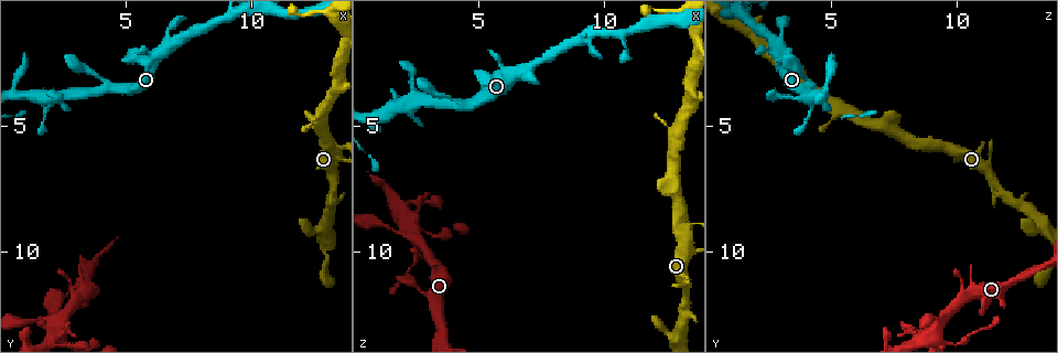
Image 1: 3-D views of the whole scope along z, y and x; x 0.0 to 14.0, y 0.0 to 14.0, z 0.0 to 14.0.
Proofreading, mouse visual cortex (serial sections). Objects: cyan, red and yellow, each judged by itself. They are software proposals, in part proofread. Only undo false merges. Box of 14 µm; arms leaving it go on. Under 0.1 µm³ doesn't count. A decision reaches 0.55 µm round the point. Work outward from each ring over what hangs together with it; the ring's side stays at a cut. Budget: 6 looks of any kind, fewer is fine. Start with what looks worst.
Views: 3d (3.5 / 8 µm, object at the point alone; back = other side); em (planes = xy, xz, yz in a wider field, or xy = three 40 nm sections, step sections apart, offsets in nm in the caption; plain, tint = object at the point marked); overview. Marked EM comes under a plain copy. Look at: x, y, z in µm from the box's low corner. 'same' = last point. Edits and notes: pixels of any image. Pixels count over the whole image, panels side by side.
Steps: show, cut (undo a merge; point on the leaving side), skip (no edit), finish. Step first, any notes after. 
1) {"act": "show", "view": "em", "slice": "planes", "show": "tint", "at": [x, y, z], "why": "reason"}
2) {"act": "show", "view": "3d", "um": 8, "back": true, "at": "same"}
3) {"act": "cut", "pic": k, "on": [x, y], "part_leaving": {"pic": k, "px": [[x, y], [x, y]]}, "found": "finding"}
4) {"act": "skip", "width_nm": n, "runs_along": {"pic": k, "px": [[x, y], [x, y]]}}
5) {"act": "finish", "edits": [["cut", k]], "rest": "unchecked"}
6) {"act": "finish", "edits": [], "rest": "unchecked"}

{"act": "show", "view": "em", "slice": "xy", "step": 1, "show": "tint", "at": [2.5, 3.8, 4.1], "why": "sharp bend"}

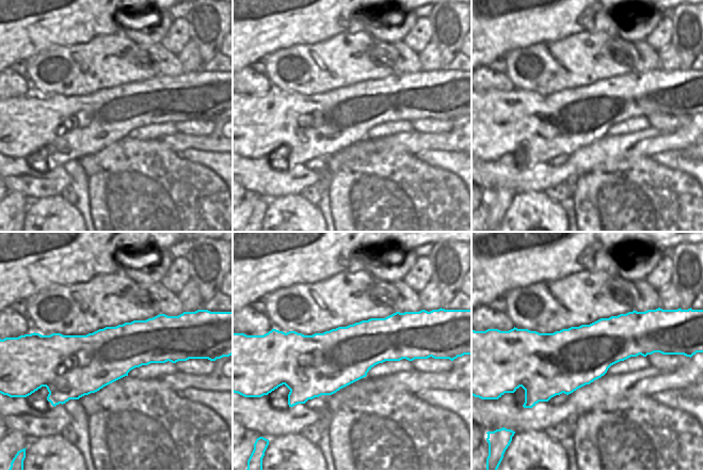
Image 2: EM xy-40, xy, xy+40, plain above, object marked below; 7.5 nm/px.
{"act": "show", "view": "3d", "um": 3.5, "at": "same", "why": "wider look"}

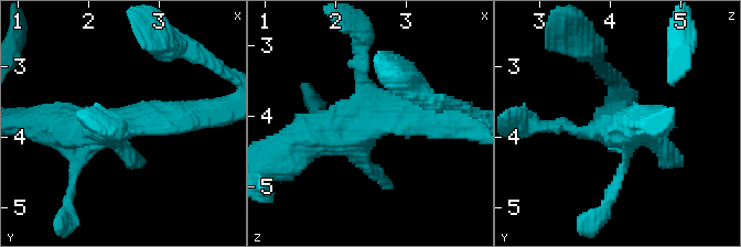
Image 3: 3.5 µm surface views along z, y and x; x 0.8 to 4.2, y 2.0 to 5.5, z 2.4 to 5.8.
{"act": "skip", "runs_along": {"pic": 3, "px": [[446, 124], [385, 117], [303, 142]]}, "found": "one cell here"}

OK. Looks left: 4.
{"act": "show", "view": "3d", "um": 3.5, "at": [12.6, 9.2, 13.2], "why": "abrupt turn"}

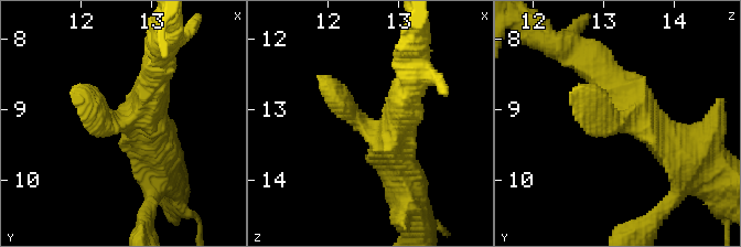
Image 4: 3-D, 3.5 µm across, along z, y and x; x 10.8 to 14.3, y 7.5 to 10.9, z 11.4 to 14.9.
{"act": "show", "view": "em", "slice": "planes", "show": "tint", "at": [12.55, 9.20, 13.30], "why": "need the tissue"}

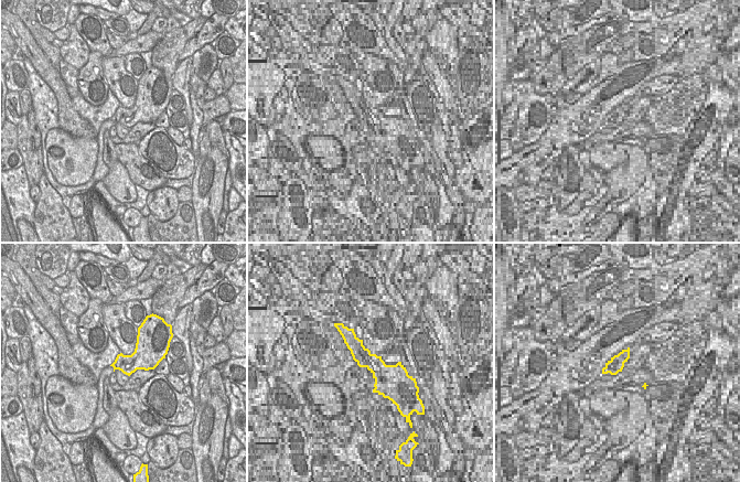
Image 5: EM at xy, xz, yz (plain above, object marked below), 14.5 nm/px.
{"act": "skip", "runs_along": {"pic": 4, "px": [[400, 116], [380, 139], [319, 79]]}, "found": "one cell here"}

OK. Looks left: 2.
{"act": "finish", "edits": [], "rest": "unchecked"}

